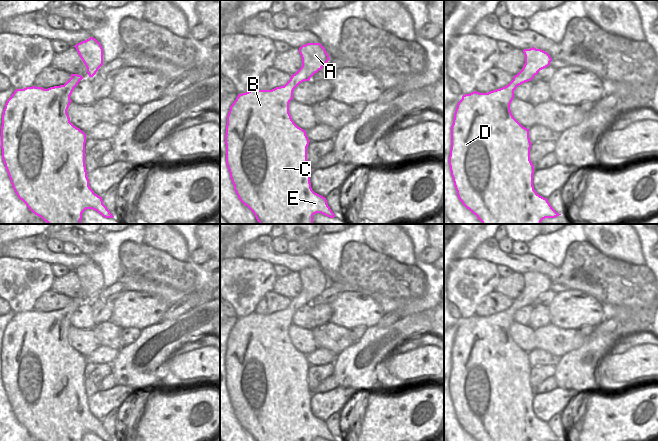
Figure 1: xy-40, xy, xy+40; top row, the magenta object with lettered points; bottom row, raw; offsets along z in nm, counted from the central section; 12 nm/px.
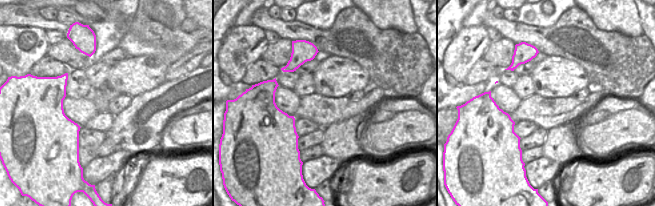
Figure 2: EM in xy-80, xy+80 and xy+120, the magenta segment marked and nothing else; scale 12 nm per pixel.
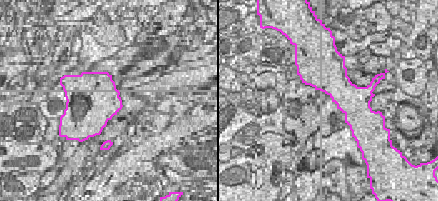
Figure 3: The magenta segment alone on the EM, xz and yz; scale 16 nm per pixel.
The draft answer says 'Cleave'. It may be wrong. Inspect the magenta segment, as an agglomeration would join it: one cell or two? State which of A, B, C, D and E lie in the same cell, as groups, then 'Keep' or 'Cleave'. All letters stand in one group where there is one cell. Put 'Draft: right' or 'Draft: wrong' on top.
Draft: wrong
Groups: A B C D E. Keep

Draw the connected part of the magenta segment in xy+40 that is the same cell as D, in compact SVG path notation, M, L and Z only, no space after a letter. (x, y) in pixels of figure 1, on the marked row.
M534 47L524 49L525 64L522 70L513 77L505 87L479 93L474 91L465 94L458 102L451 126L451 149L449 166L457 196L482 224L541 224L545 218L555 218L558 214L547 198L540 196L533 186L534 165L530 160L531 142L529 129L523 127L512 115L510 104L514 90L521 84L531 81L538 72L550 65L550 55Z

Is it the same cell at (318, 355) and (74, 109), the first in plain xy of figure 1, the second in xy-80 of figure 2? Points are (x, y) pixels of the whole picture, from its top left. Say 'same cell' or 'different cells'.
different cells

